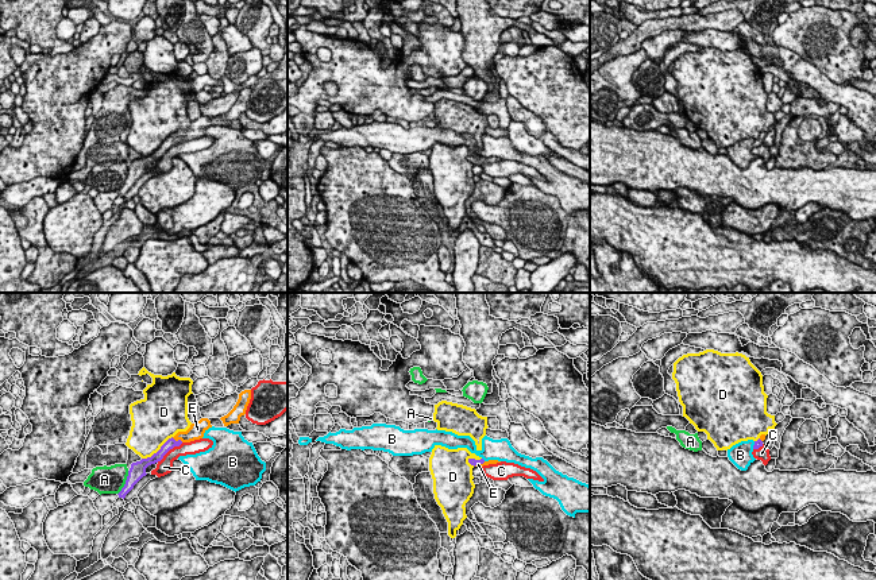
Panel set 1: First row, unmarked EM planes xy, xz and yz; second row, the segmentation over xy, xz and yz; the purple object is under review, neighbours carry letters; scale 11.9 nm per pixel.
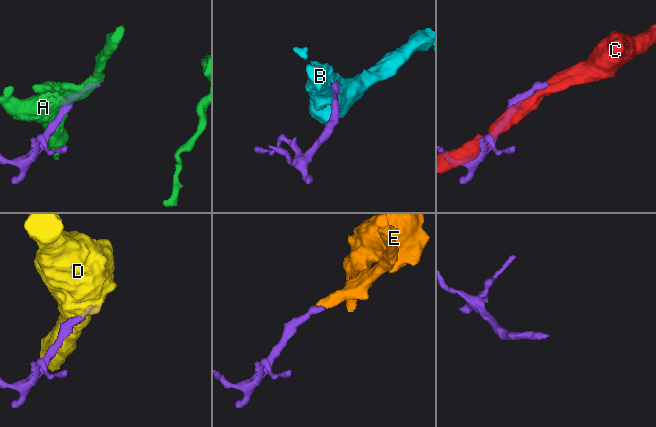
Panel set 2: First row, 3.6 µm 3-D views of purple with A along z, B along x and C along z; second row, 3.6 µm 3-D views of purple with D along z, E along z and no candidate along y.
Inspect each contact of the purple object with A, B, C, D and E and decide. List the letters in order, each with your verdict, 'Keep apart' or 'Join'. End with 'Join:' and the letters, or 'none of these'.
A: Keep apart
B: Keep apart
C: Keep apart
D: Keep apart
E: Join
Join: E

